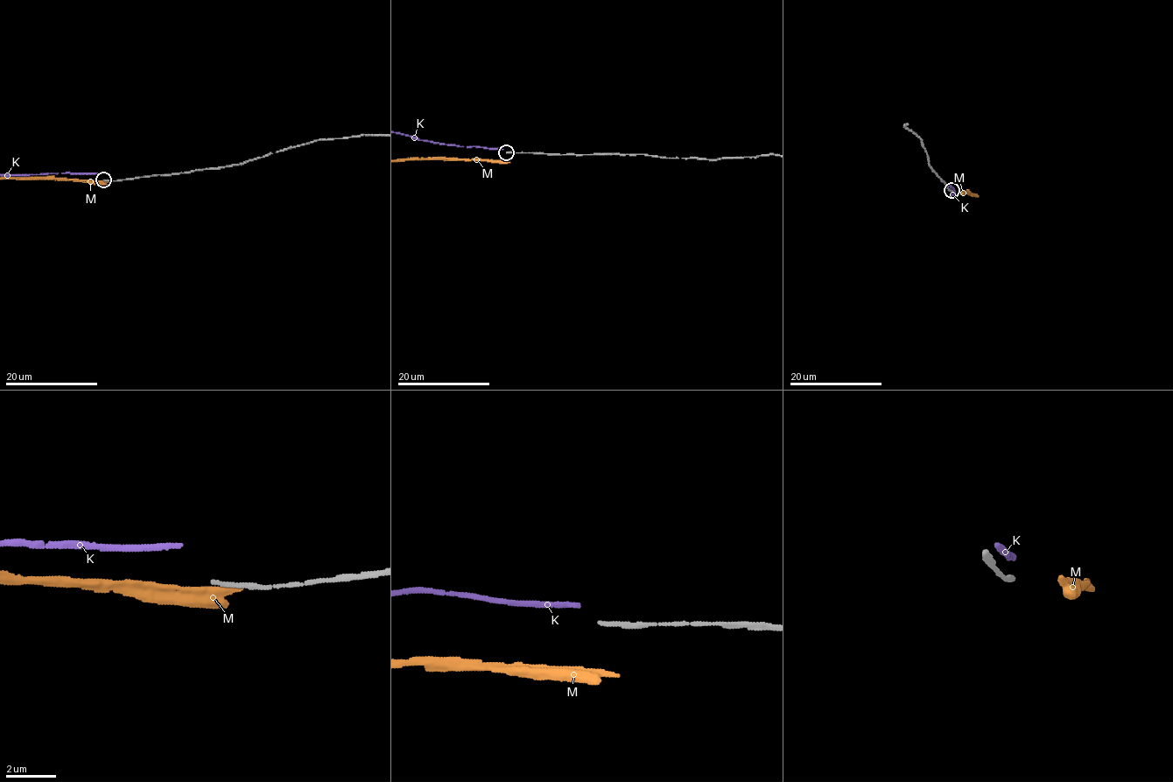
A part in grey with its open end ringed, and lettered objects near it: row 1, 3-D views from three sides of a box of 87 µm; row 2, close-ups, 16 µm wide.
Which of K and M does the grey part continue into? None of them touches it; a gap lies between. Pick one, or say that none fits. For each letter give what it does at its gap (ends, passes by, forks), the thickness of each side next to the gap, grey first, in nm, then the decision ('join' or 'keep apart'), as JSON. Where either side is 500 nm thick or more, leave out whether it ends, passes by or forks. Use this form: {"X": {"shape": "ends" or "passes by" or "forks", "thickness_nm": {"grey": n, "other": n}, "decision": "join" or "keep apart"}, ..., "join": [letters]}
{"K": {"shape": "ends", "thickness_nm": {"grey": 150, "other": 200}, "decision": "keep apart"}, "M": {"shape": "passes by", "thickness_nm": {"grey": 150, "other": 440}, "decision": "keep apart"}, "join": []}

